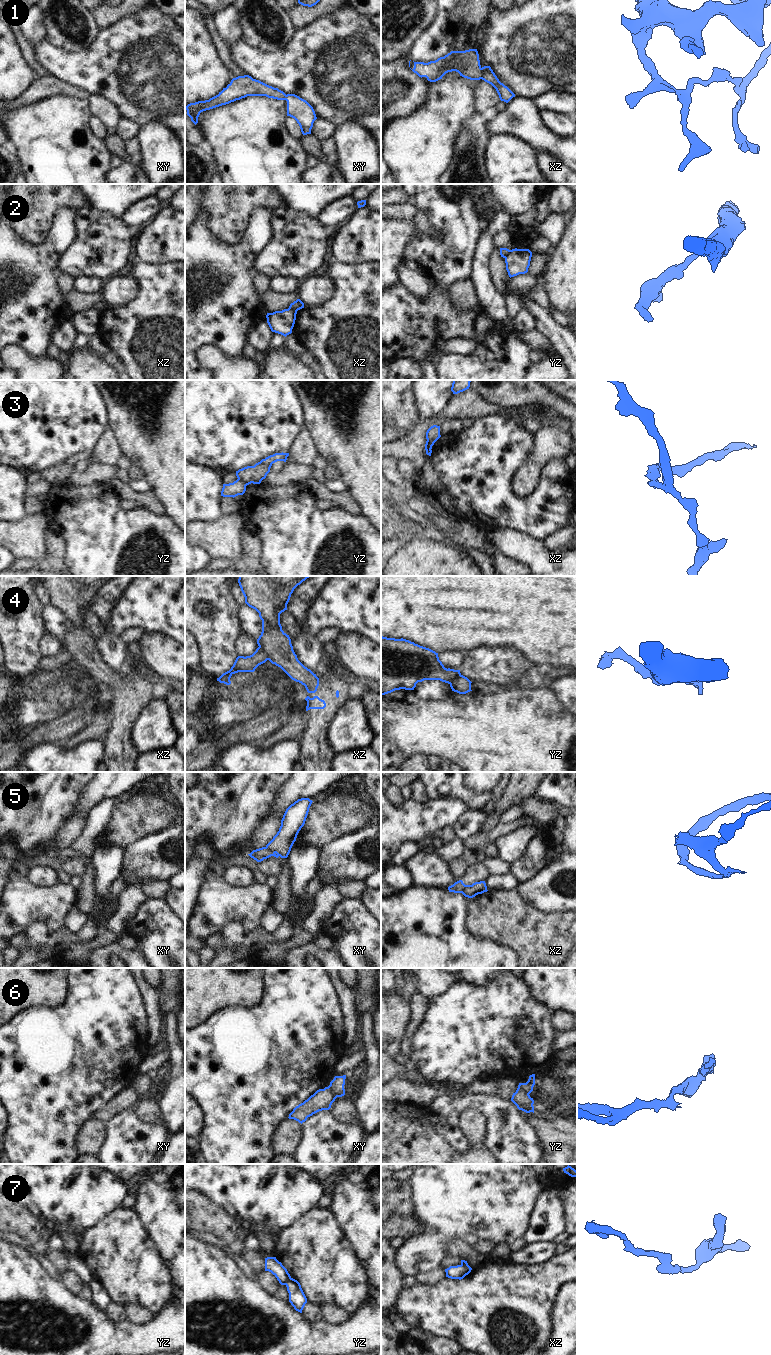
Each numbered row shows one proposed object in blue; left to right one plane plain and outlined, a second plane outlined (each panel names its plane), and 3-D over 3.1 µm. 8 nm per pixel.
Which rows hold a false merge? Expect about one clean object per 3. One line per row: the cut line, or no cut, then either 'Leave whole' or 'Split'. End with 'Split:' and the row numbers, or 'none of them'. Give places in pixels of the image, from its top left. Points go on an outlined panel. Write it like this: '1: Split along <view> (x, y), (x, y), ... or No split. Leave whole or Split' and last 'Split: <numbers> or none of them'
1: Split along xz (482, 68), (482, 76), (480, 78). Split
2: Split along xz (288, 308), (296, 311). Split
3: Split along xz (436, 439), (427, 440). Split
4: Split along xz (258, 647), (268, 659). Split
5: Split along xy (265, 847), (274, 853). Split
6: Split along xy (328, 1086), (337, 1096). Split
7: Split along yz (291, 1278), (285, 1284). Split
Split: 1, 2, 3, 4, 5, 6, 7.

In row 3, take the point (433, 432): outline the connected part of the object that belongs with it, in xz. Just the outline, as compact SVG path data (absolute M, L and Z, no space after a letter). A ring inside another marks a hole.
M433 425L426 432L427 440L429 440L429 439L438 440L440 437L441 437L440 426Z

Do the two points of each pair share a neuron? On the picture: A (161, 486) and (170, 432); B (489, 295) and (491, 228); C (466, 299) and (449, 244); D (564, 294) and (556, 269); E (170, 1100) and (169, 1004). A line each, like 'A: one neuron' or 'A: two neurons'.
A: one neuron
B: one neuron
C: two neurons
D: one neuron
E: two neurons

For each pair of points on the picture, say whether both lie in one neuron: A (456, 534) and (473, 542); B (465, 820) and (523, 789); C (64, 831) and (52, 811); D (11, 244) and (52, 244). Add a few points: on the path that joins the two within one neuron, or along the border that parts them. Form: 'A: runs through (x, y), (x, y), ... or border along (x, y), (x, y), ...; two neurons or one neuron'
A: runs through (460, 534), (465, 534), (469, 538); one neuron
B: border along (487, 813), (485, 824), (475, 834); two neurons
C: border along (76, 807), (55, 837), (47, 844); two neurons
D: runs through (21, 251), (42, 251); one neuron

